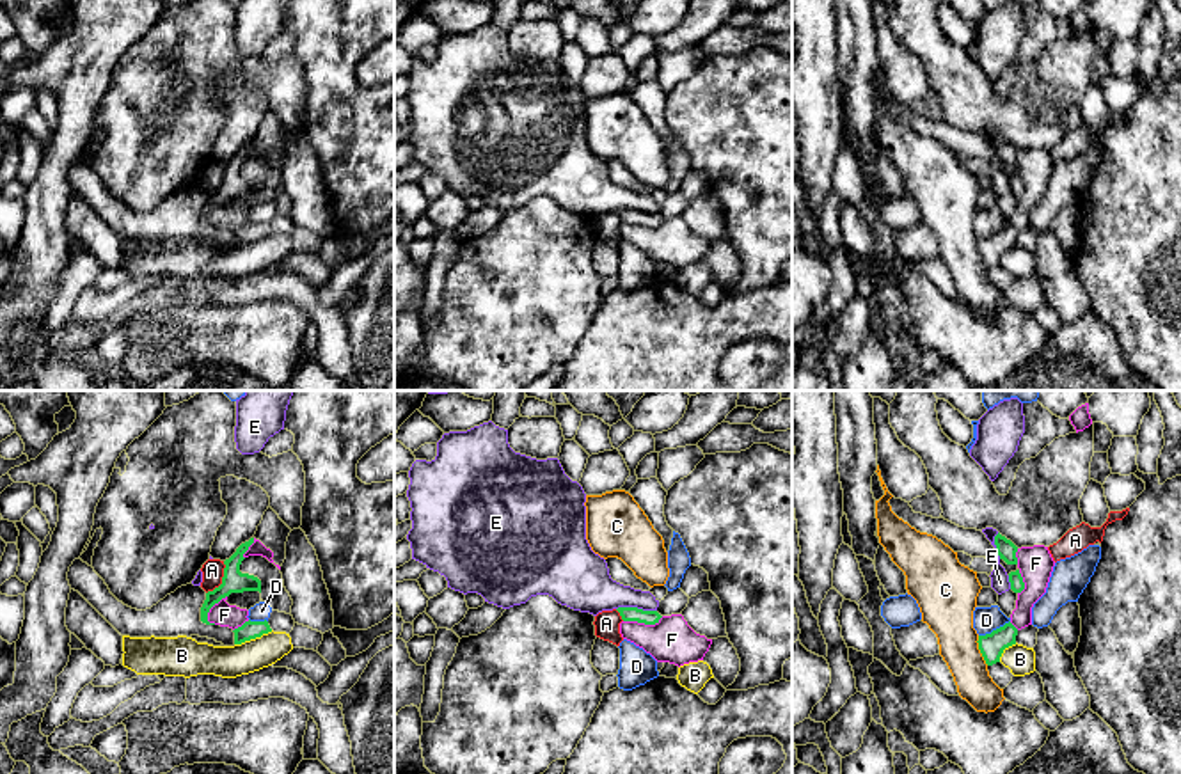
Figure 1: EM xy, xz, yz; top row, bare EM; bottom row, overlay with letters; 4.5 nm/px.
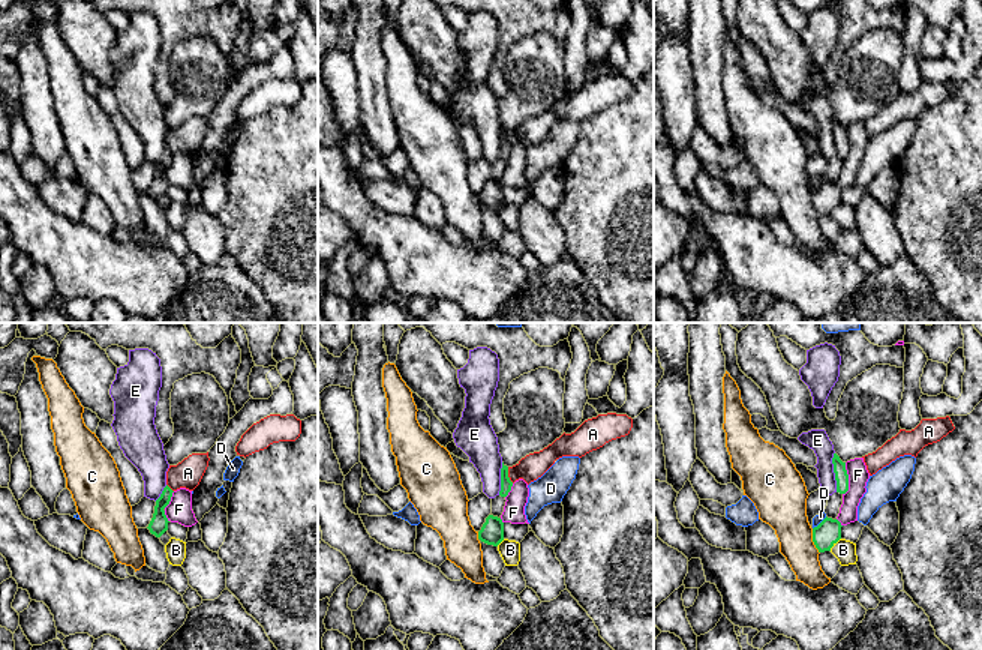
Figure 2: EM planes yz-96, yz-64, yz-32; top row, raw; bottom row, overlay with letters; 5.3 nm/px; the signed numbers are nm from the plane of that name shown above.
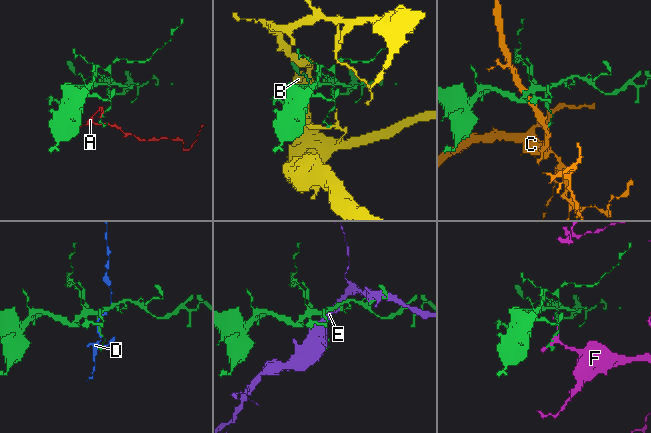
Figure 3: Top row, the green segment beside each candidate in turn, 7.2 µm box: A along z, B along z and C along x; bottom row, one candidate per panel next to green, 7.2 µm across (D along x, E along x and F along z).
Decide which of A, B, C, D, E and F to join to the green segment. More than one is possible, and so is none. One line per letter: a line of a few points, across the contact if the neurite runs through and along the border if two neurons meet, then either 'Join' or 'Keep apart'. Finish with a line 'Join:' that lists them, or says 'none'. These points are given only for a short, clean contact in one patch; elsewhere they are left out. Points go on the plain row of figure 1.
A: Line: xy (224, 164), (222, 183), (206, 196). Keep apart
B: Line: xy (272, 233), (235, 247). Keep apart
C: Line: yz (977, 238), (977, 249), (988, 267). Keep apart
D: Keep apart
E: Keep apart
F: Line: xz (663, 219), (654, 226), (624, 224). Keep apart
Join: none

